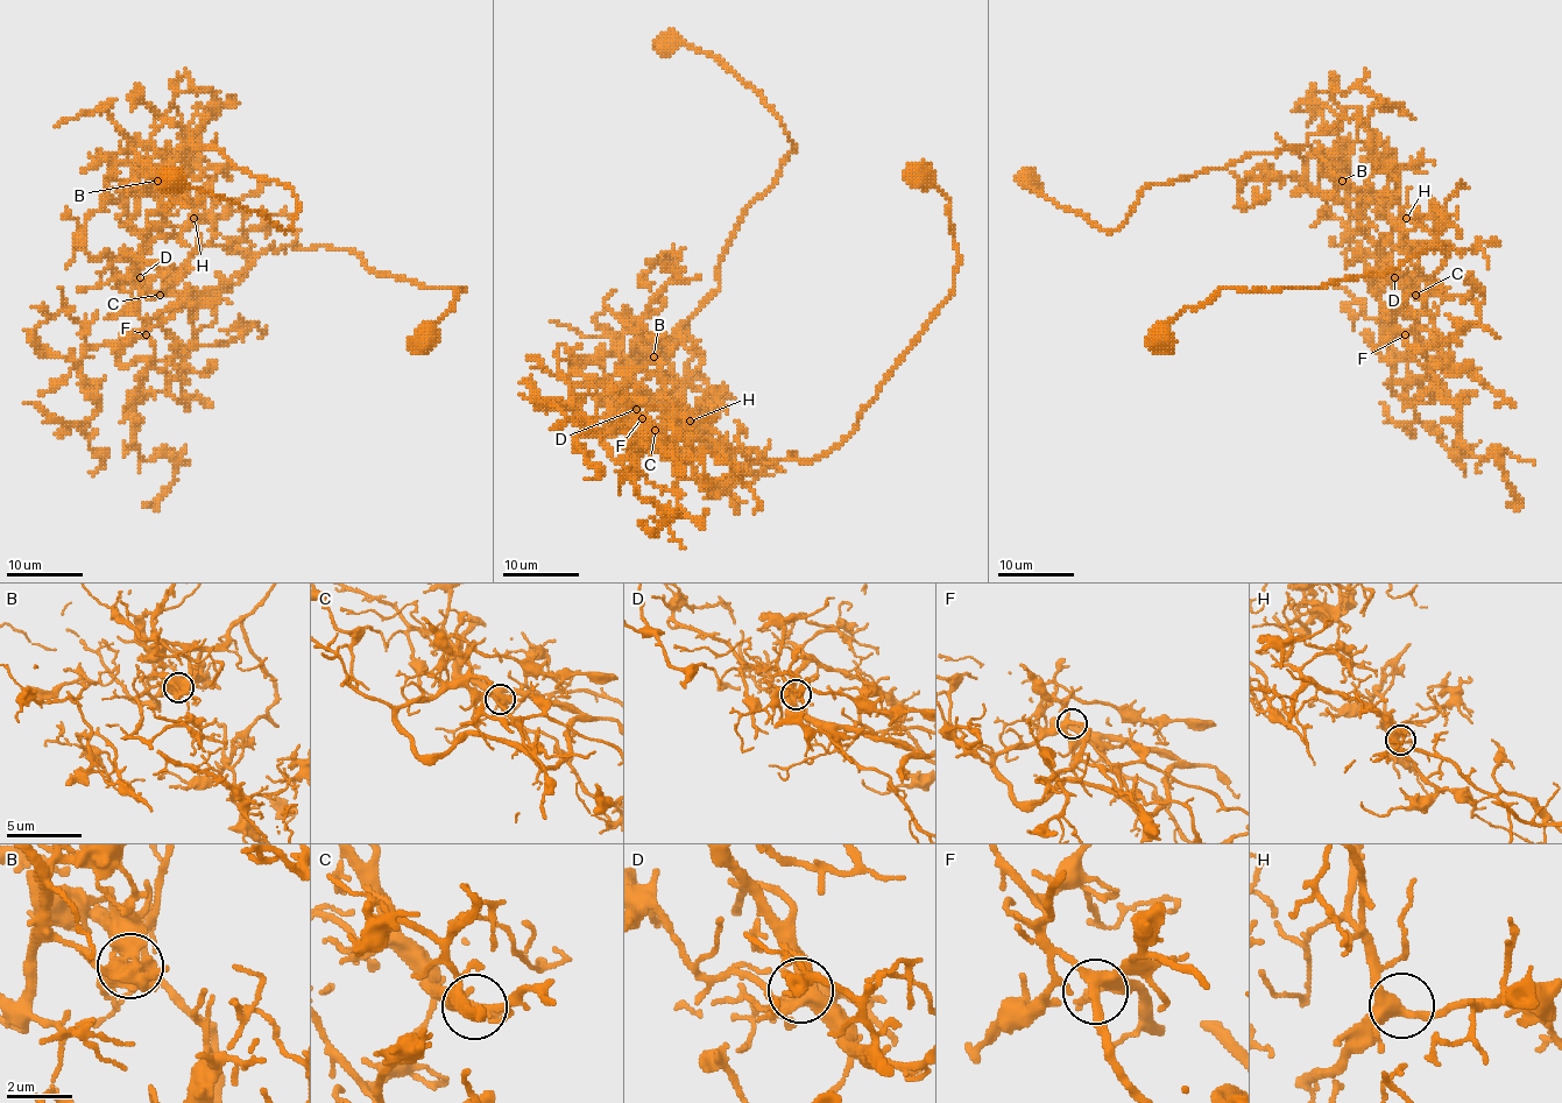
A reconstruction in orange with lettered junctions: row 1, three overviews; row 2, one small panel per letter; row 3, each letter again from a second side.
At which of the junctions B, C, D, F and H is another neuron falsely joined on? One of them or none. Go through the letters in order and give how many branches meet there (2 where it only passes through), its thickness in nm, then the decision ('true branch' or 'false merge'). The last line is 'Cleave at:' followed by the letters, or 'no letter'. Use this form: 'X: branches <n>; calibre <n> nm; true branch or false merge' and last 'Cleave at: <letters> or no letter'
B: branches 5; calibre 550 nm; false merge
C: branches 5; calibre 360 nm; true branch
D: branches 6; calibre 400 nm; true branch
F: branches 4; calibre 320 nm; true branch
H: branches 4; calibre 360 nm; true branch
Cleave at: B

